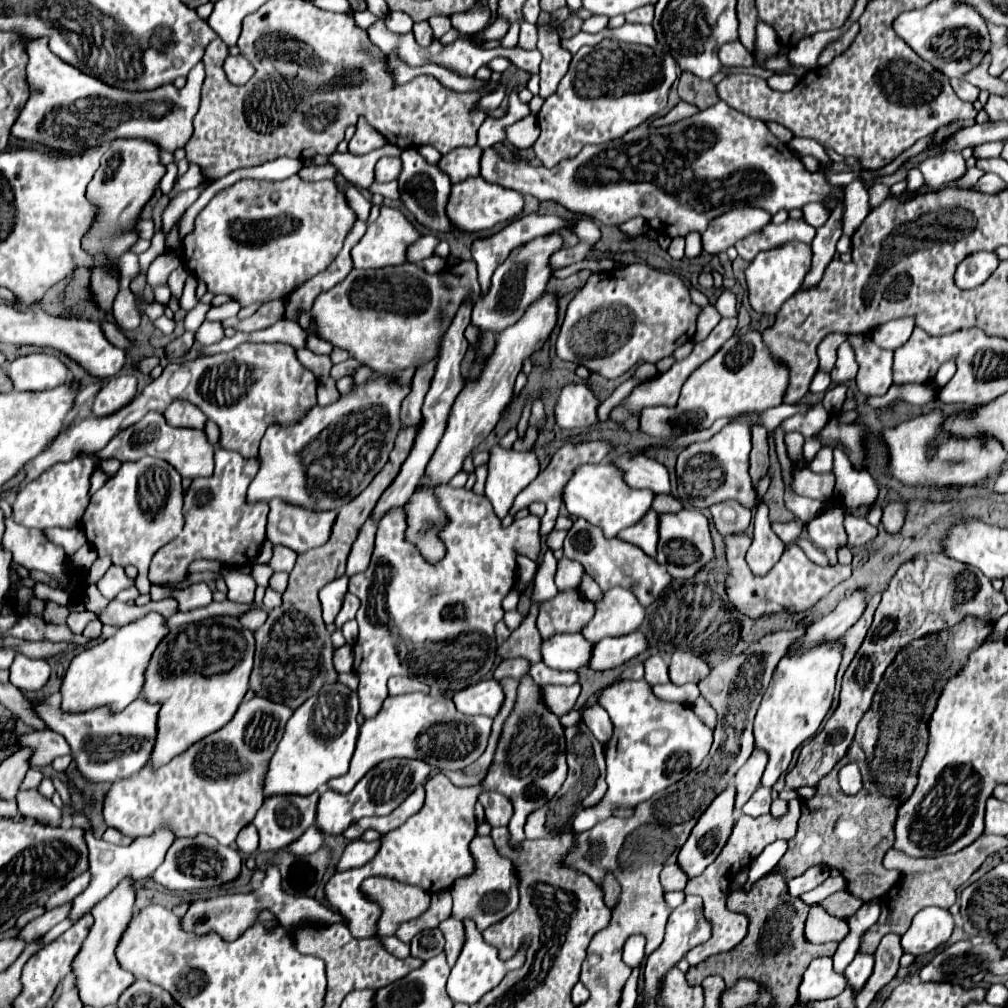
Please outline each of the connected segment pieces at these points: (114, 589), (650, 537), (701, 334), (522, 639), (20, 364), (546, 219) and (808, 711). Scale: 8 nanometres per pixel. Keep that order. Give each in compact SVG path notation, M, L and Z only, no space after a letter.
M113 565L113 567L105 573L105 577L99 581L97 587L99 587L99 591L101 591L107 599L115 599L115 595L117 595L121 589L127 589L127 587L131 587L131 585L135 585L135 579L127 577L123 567Z
M649 511L637 525L623 529L619 537L627 543L641 547L649 557L655 557L659 543L659 513Z
M707 305L703 307L703 311L699 313L697 317L697 333L695 333L695 341L703 341L711 331L713 327L721 321L721 315L715 311L713 305Z
M533 603L529 615L523 619L519 629L511 633L511 637L499 647L499 655L503 659L507 657L529 657L529 661L541 661L539 645L543 643L543 637L535 625L537 615L539 615L541 603Z
M31 353L7 365L17 391L45 391L67 383L67 367L47 353Z
M529 213L525 217L517 217L513 219L507 227L503 227L499 233L491 235L491 237L479 237L473 241L471 253L473 259L477 263L477 271L479 271L479 283L481 283L481 293L485 293L489 289L489 281L493 271L507 259L507 255L511 253L511 249L515 249L517 245L523 245L535 237L543 237L543 233L553 233L553 231L561 231L563 227L563 219L557 215L541 215L541 213Z
M837 641L825 643L813 649L805 649L801 655L783 657L773 673L771 685L763 695L761 707L755 717L755 749L763 749L769 755L769 763L763 773L763 787L773 787L783 771L791 763L793 751L809 737L813 737L825 719L835 691L835 675L841 661L841 645Z

